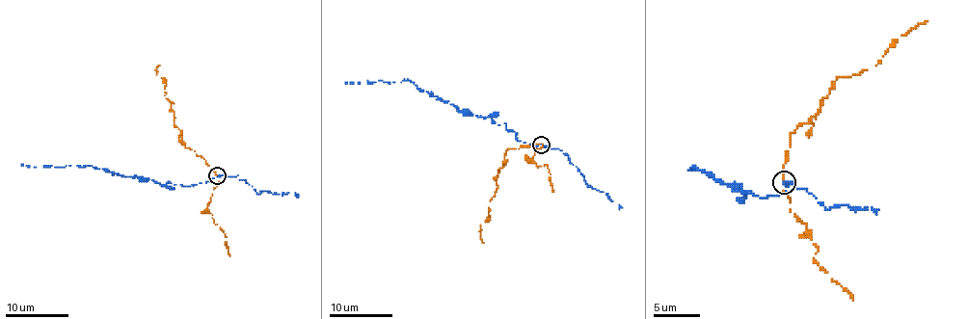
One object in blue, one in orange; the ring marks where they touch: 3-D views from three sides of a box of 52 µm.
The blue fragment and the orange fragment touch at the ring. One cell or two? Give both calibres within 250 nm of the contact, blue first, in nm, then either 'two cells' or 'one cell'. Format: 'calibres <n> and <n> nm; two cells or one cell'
calibres 280 and 140 nm; two cells

